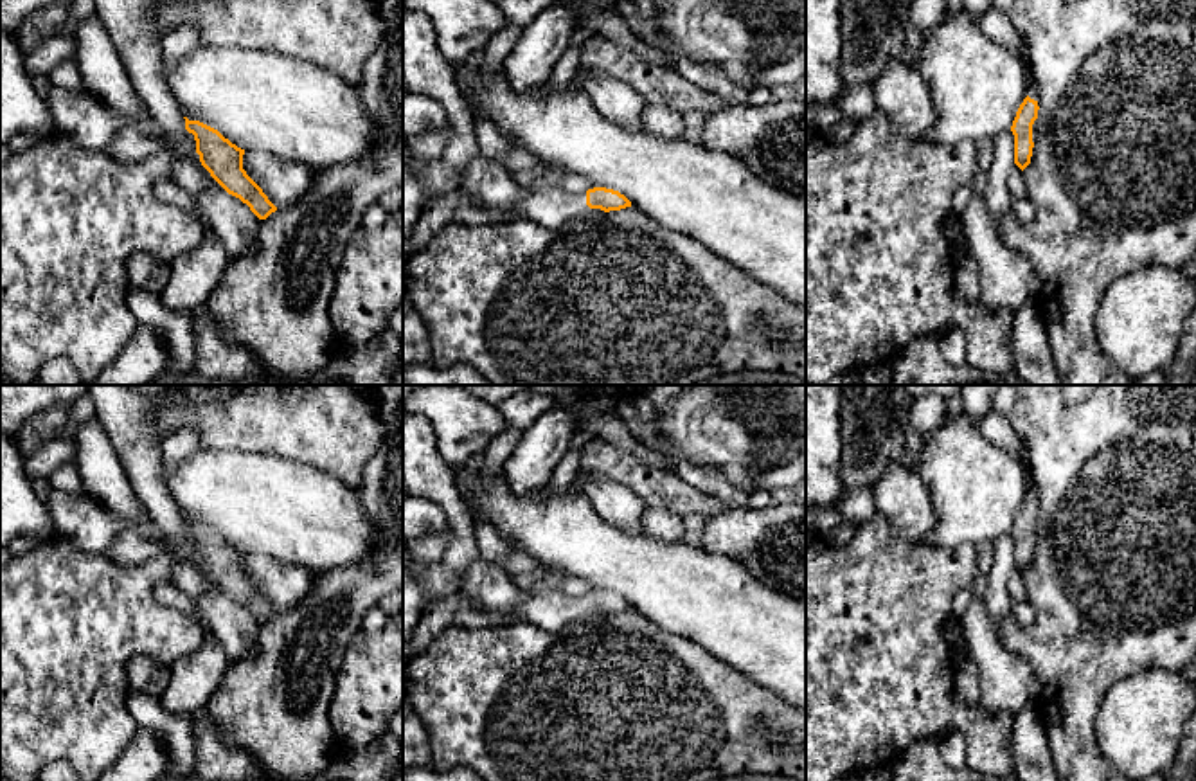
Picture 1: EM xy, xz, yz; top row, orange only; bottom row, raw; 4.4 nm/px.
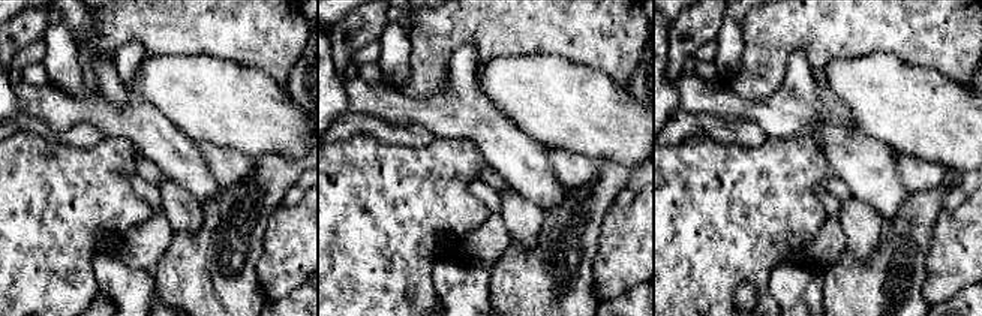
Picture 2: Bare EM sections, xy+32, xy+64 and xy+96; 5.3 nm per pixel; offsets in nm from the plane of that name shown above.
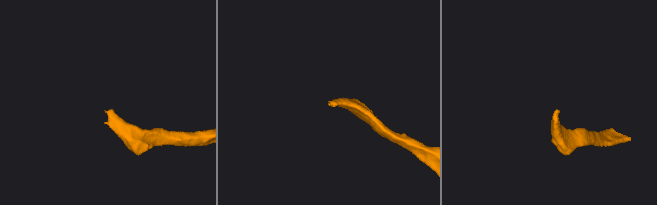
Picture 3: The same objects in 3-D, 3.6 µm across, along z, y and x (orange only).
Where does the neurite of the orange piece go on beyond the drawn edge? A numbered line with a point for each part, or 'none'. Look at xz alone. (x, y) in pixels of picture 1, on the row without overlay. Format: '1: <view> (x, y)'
1: xz (486, 583)

